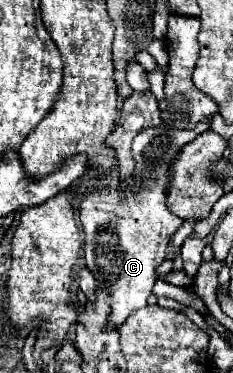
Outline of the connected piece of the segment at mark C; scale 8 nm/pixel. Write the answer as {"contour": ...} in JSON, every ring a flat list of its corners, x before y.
{"contour":[[206,122,198,124,194,130,174,130,164,124,146,128,132,142,132,156,136,162,132,178,114,190,92,192,80,202,84,260,100,288,108,288,110,320,116,330,132,312,148,306,152,286,160,278,156,268,168,258,170,240,182,224,182,220,166,208,166,174,170,160,206,128]]}

